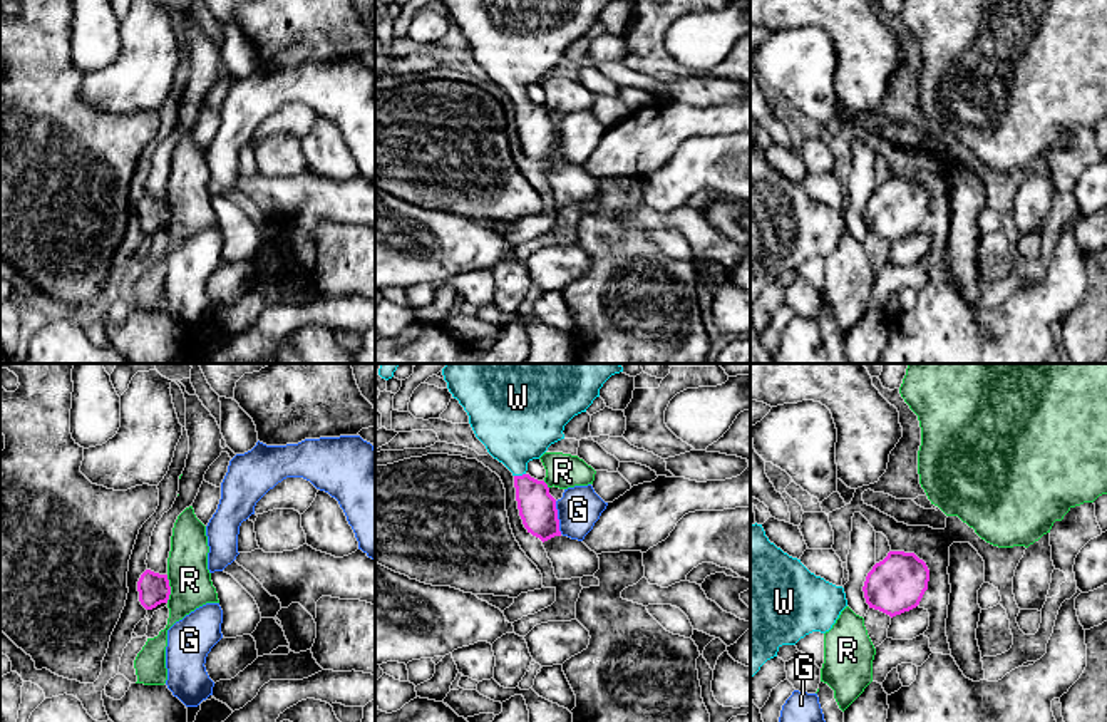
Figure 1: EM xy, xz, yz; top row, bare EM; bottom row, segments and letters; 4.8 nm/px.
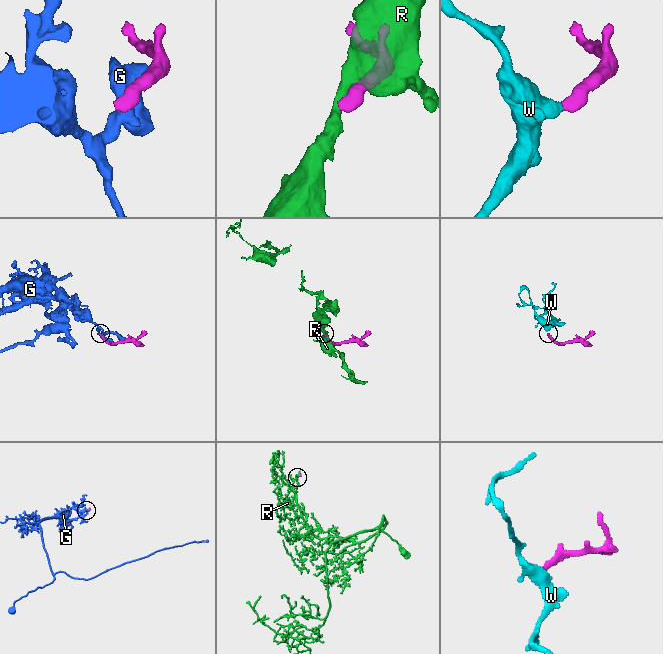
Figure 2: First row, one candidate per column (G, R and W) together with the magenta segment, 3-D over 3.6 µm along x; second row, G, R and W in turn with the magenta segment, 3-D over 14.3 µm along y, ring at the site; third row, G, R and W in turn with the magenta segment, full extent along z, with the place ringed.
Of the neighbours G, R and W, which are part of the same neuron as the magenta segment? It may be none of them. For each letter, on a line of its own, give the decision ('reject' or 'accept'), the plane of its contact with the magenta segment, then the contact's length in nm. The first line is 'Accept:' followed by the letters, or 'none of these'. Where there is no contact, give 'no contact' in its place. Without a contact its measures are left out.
Accept: W
G: reject; contact in xz; length 160 nm
R: reject; contact in xy; length 140 nm
W: accept; contact in xz; length 60 nm

